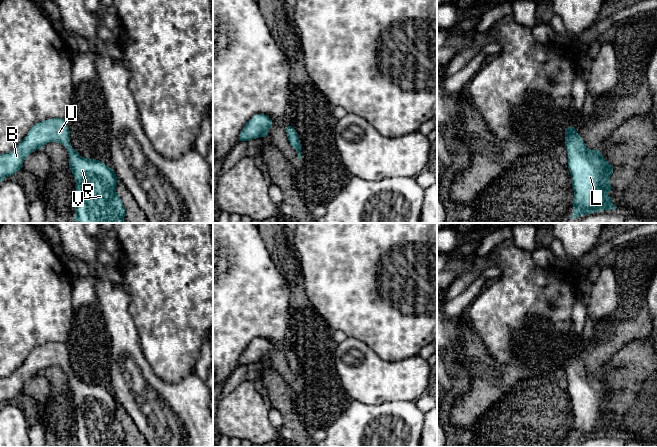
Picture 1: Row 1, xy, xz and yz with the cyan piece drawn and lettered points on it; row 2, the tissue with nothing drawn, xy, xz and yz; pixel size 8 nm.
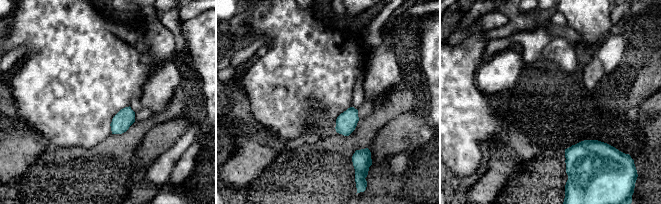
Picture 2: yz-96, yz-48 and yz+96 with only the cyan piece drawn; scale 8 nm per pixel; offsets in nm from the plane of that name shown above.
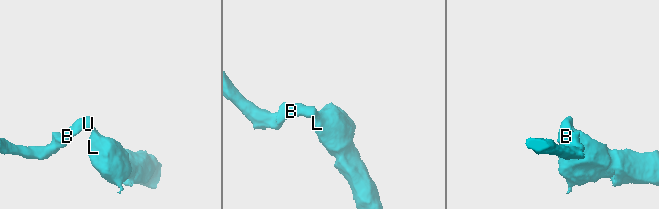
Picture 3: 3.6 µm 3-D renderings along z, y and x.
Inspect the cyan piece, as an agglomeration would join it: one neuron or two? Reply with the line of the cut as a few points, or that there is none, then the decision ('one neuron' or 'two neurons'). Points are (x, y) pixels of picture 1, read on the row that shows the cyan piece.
cut none; one neuron

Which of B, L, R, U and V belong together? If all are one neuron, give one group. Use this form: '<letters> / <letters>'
B L R U V

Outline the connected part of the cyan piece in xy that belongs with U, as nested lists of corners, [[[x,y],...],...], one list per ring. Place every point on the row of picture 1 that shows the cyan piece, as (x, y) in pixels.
[[[62,118],[36,123],[15,148],[0,154],[0,182],[19,171],[29,154],[50,142],[60,143],[69,154],[76,183],[73,219],[78,223],[124,223],[125,208],[116,192],[114,170],[99,160],[80,156],[71,146],[70,131]]]

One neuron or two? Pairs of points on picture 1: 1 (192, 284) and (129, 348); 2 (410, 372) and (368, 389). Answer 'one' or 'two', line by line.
1: two
2: one

